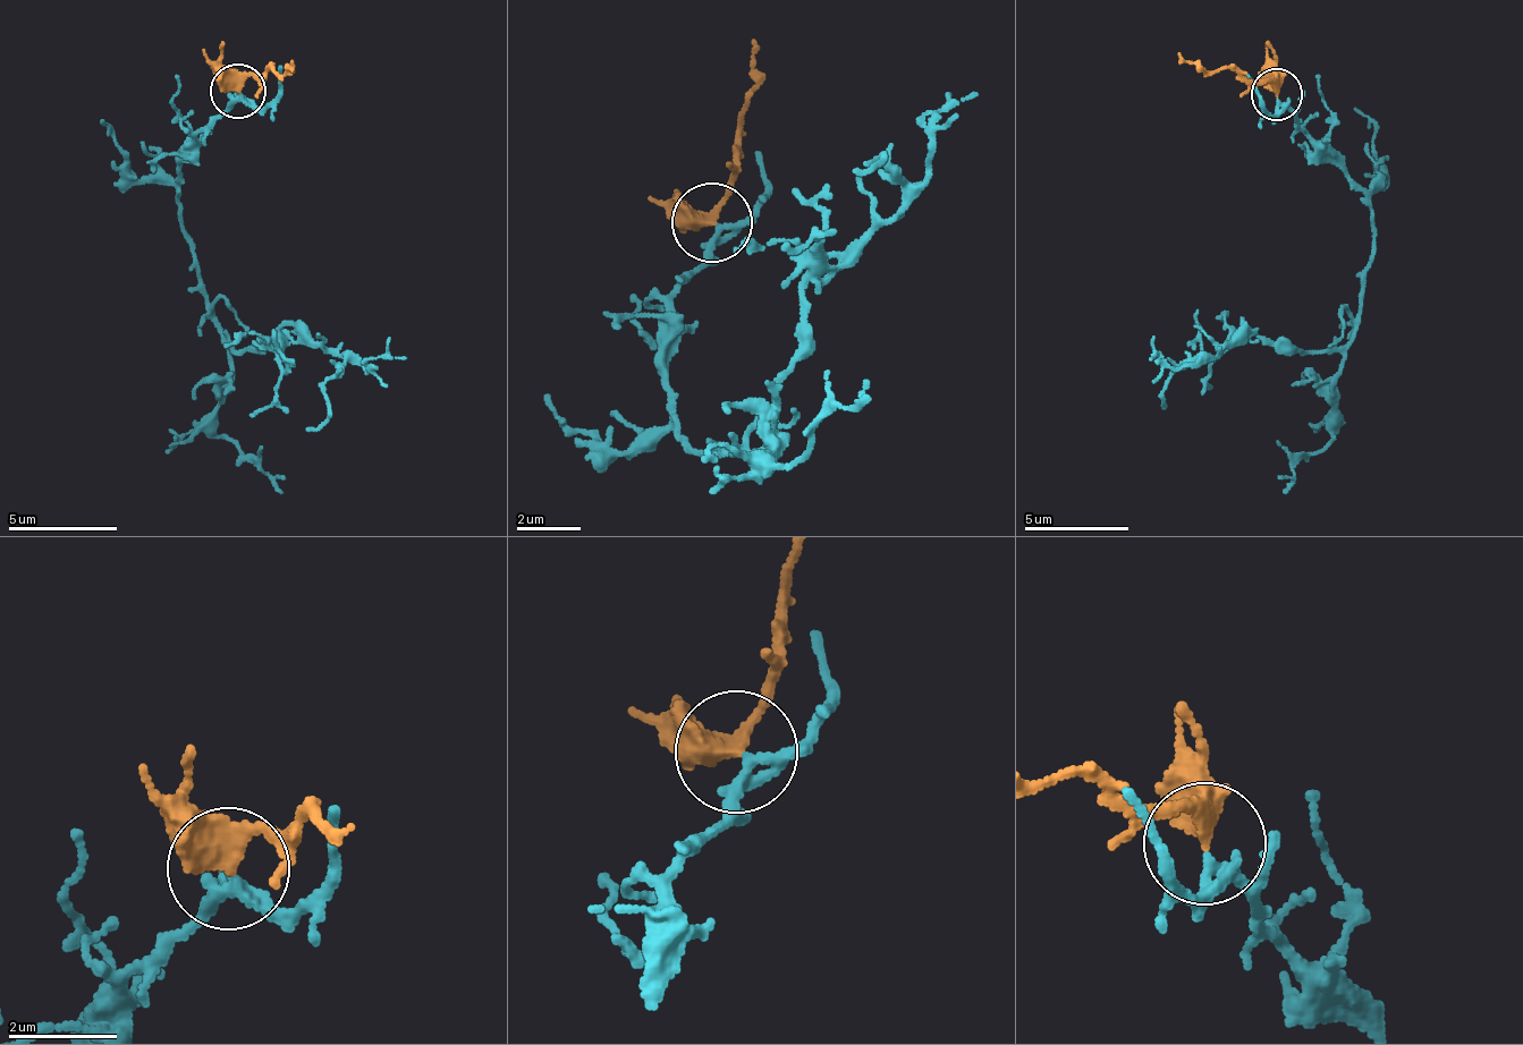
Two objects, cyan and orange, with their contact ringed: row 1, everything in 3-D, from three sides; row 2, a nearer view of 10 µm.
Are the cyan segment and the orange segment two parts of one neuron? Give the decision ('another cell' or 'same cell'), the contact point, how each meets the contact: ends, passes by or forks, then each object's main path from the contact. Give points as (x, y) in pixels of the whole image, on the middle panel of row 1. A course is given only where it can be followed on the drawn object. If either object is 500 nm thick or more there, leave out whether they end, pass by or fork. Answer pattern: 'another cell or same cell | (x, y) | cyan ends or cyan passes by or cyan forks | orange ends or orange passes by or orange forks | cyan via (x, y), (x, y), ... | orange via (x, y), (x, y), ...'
same cell | (711, 222) | cyan passes by | orange passes by | cyan via (715, 222), (670, 300), (669, 414), (737, 458), (904, 197), (882, 155), (855, 166) | orange via (713, 220), (726, 197), (755, 39)

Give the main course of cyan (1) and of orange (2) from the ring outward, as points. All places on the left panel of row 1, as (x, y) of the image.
1: (239, 94), (196, 137), (176, 184), (179, 232), (235, 351), (281, 336), (344, 356), (307, 433)
2: (239, 90), (252, 76), (294, 61)

